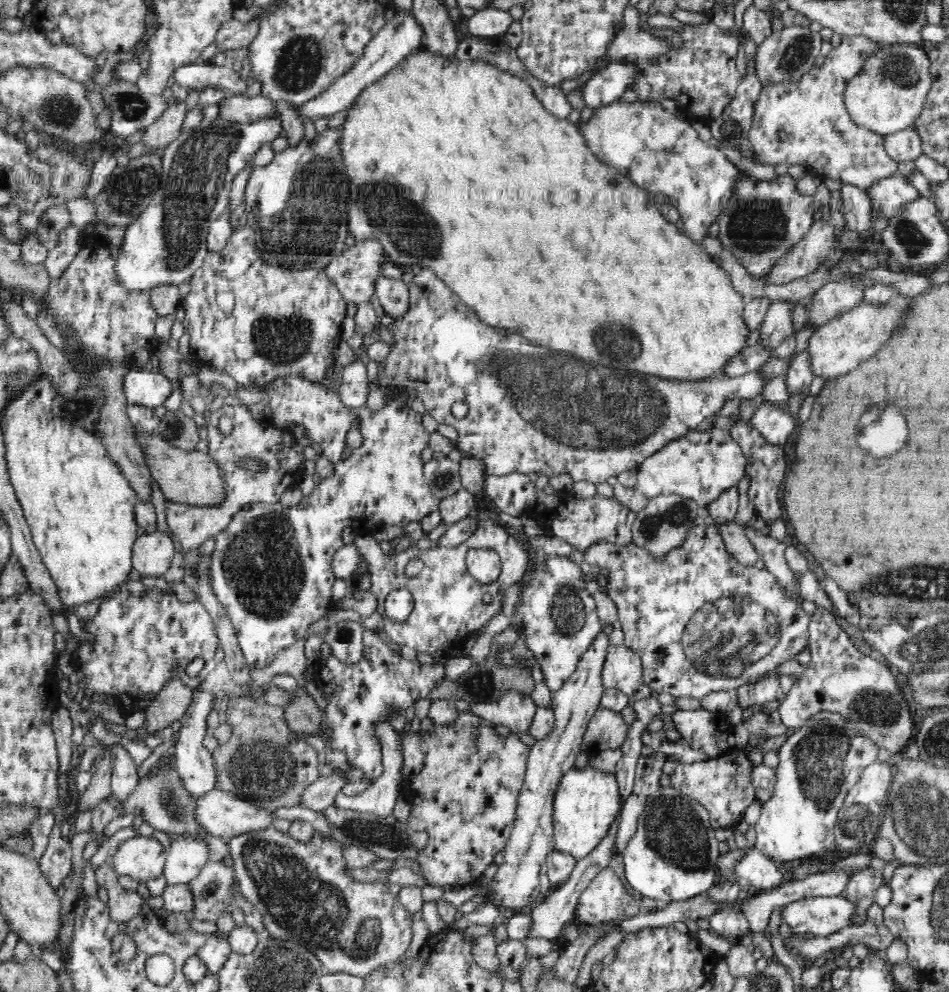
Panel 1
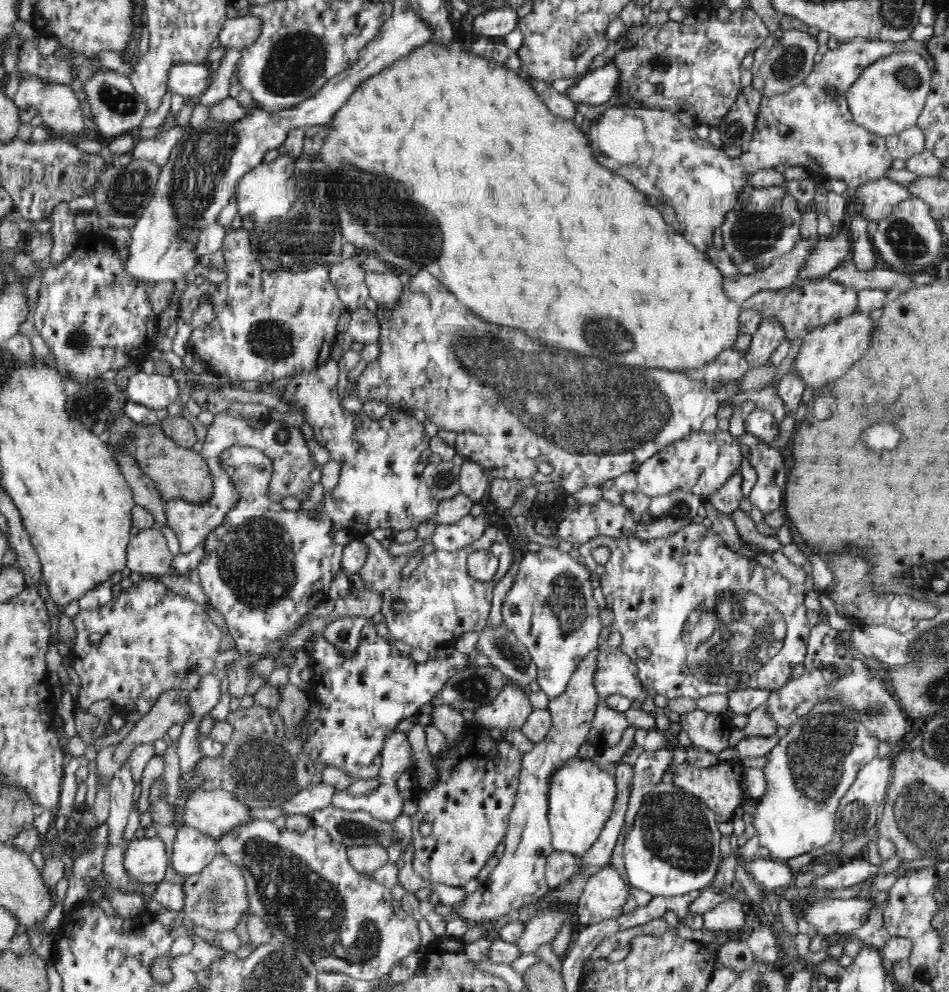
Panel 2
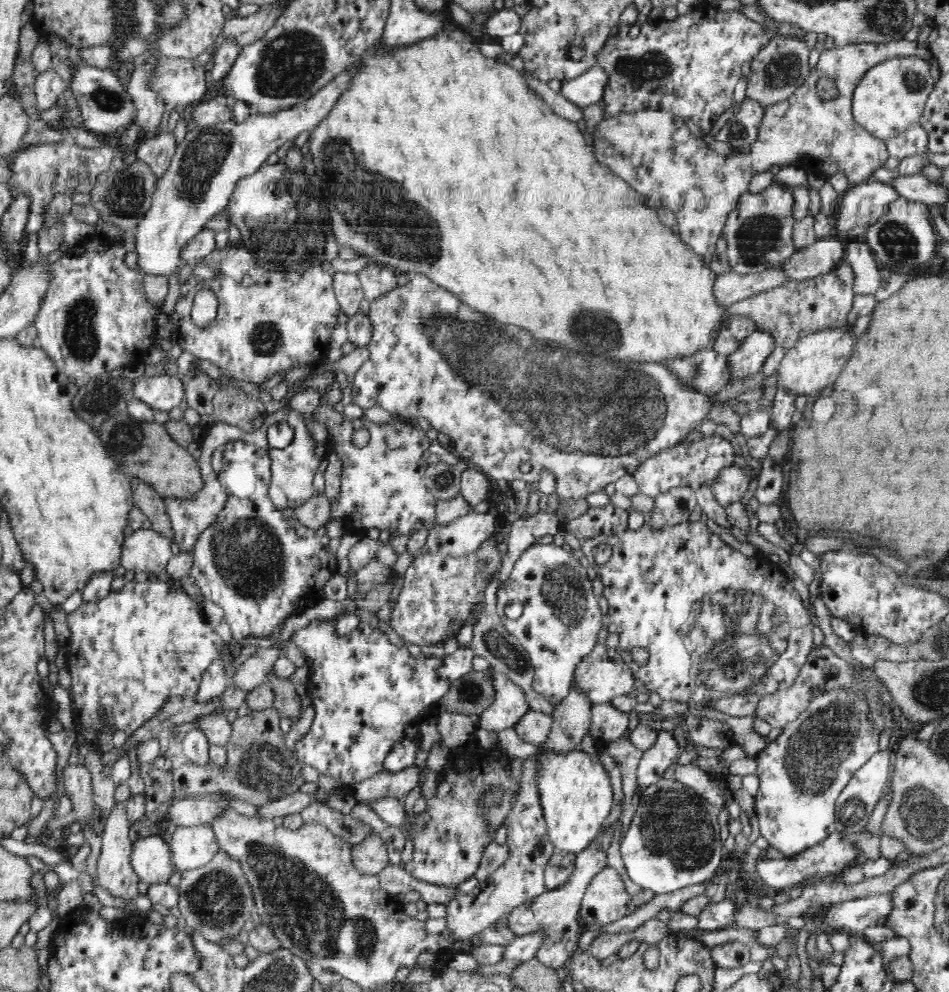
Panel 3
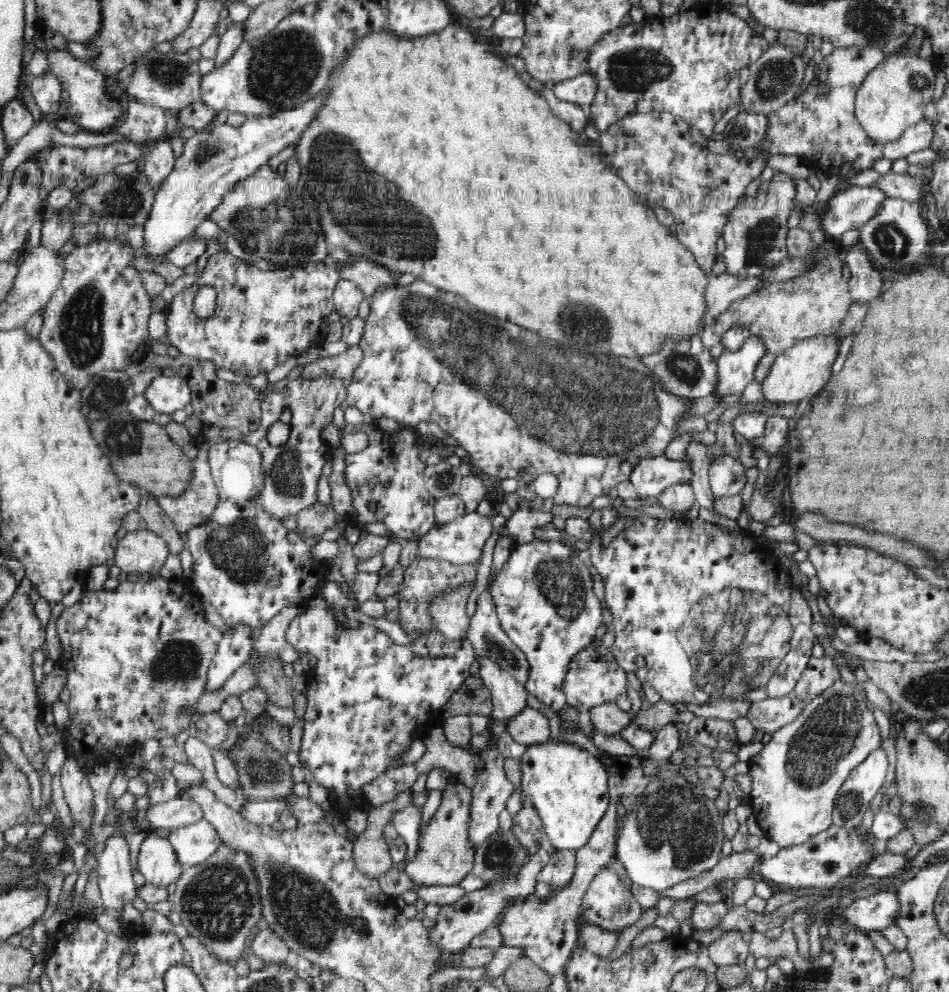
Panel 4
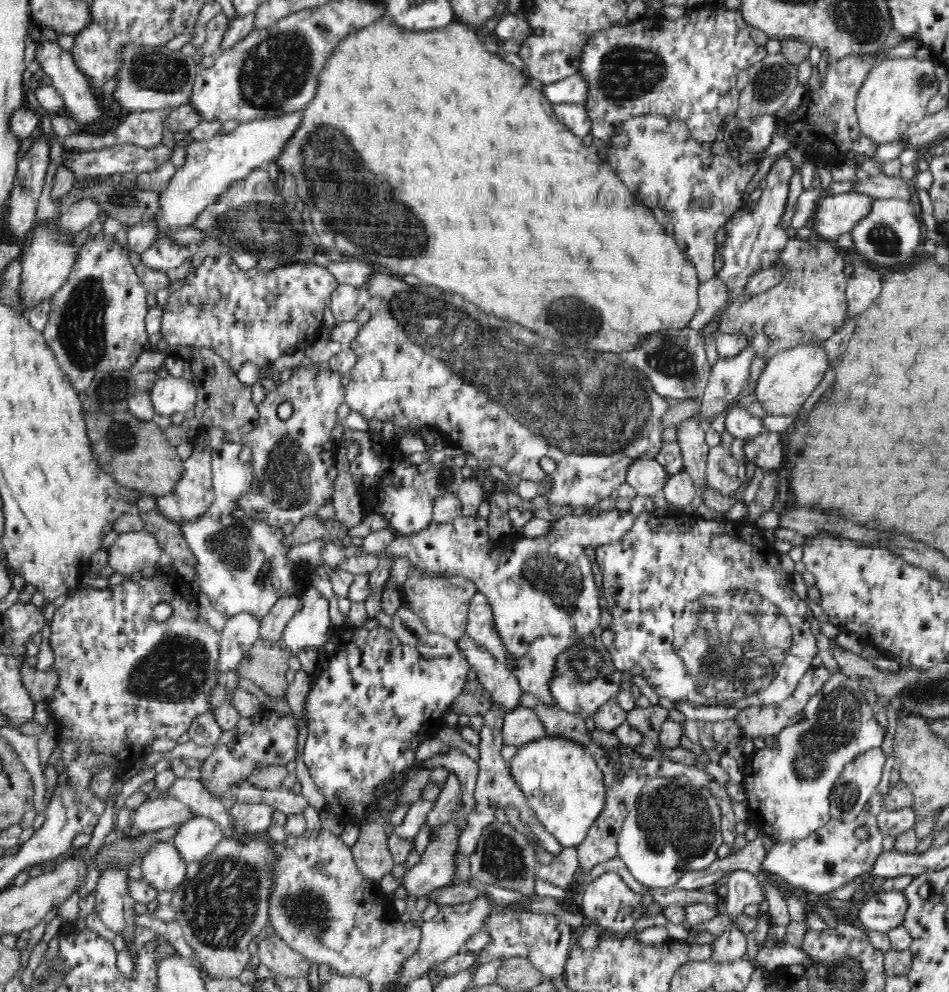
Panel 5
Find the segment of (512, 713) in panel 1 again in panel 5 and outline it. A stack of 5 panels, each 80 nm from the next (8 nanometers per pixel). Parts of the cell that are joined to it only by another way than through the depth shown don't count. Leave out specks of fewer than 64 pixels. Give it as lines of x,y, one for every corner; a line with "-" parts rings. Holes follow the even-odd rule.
467,635
458,640
458,648
460,651
466,651
470,668
474,669
478,680
501,712
508,714
520,707
524,694
522,685
518,677
505,664
484,652
483,648

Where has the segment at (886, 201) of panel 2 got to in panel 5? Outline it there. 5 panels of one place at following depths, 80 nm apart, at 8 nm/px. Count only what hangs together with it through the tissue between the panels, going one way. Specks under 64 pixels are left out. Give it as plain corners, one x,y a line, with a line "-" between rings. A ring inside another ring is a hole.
864,191
826,195
819,200
812,216
813,232
818,232
822,240
837,241
841,234
851,233
870,214
875,199

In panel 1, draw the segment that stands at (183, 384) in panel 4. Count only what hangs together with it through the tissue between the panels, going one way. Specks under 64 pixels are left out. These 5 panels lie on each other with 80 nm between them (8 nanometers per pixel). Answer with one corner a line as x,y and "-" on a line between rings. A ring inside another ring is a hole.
131,366
122,377
123,395
129,404
155,409
170,394
172,383
161,373
140,371

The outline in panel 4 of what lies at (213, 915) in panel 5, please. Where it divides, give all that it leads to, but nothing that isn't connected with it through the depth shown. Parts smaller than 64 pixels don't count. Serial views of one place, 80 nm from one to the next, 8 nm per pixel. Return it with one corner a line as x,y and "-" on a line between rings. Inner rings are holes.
222,844
208,860
198,866
185,867
180,873
174,894
170,898
172,910
178,912
182,925
188,930
188,934
196,935
202,941
202,945
210,947
212,953
235,966
242,958
245,951
245,942
250,930
257,926
258,920
262,918
261,904
259,901
259,890
254,879
254,873
248,864
247,856
236,853

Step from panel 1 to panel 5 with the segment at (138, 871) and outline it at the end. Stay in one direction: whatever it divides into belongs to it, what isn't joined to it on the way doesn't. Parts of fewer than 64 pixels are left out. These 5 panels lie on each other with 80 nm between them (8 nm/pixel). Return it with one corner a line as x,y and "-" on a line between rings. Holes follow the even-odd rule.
160,839
147,846
141,856
142,880
158,890
173,890
183,880
187,863
181,859
173,843

